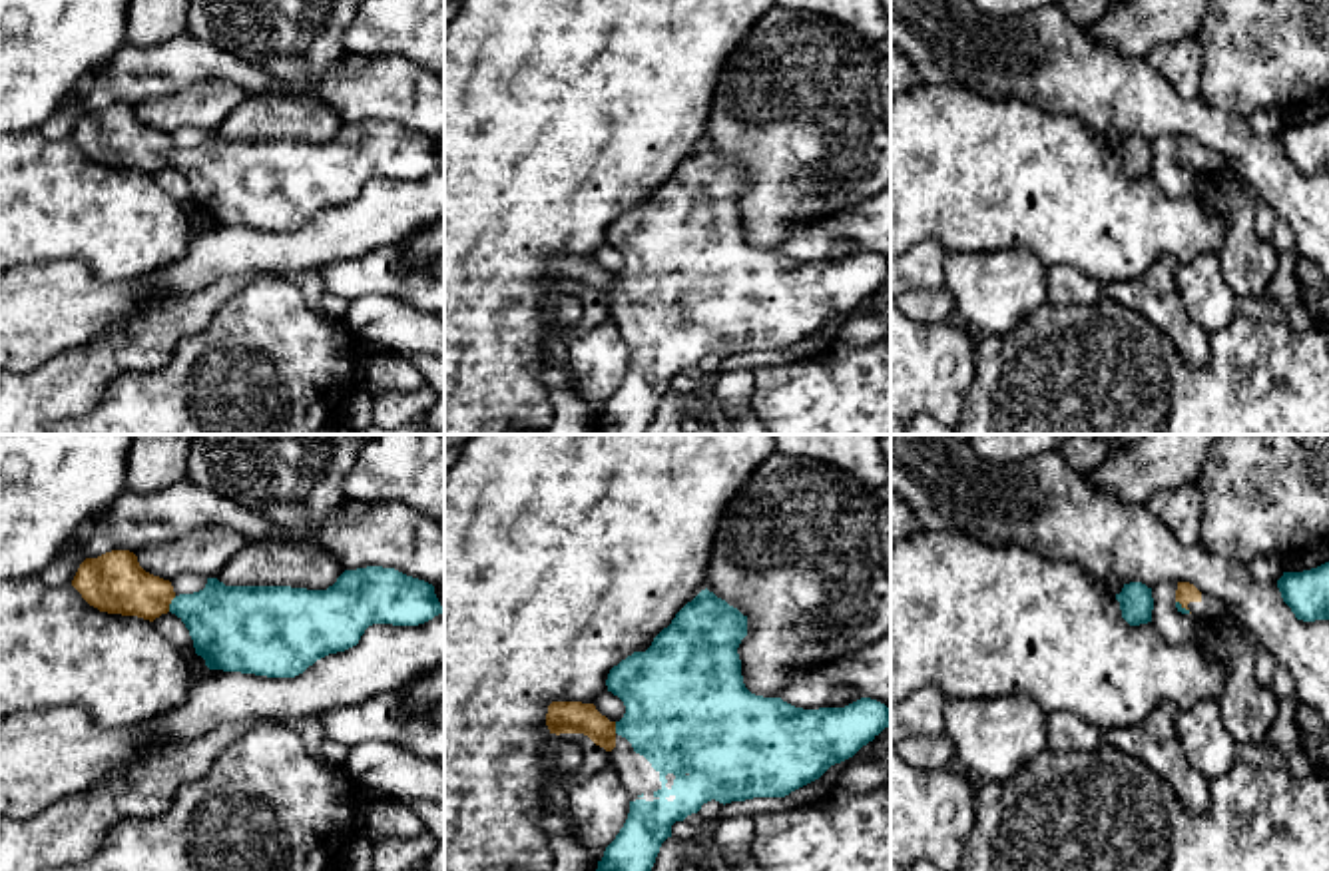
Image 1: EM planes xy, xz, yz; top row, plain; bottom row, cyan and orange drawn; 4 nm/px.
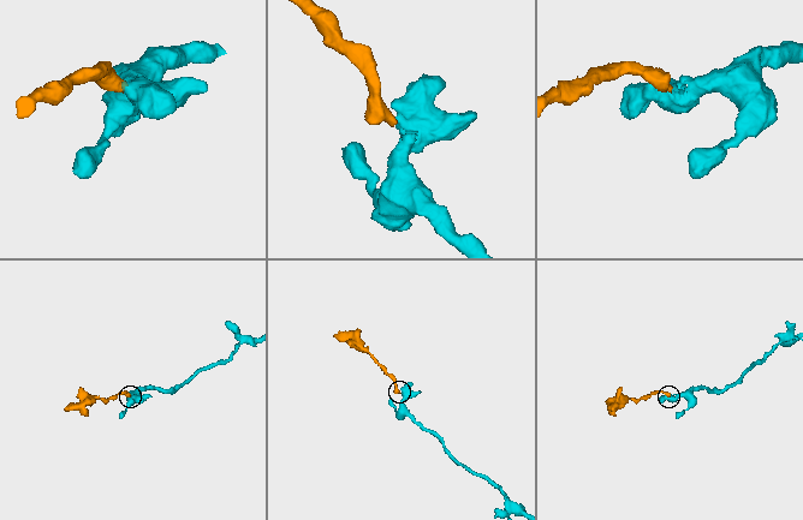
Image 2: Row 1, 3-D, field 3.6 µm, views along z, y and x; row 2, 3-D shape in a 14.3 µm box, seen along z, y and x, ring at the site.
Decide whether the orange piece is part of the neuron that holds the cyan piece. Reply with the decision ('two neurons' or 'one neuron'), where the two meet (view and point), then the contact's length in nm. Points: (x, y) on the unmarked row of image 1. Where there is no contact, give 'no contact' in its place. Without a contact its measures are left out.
one neuron | xy (170, 158) | 70 nm

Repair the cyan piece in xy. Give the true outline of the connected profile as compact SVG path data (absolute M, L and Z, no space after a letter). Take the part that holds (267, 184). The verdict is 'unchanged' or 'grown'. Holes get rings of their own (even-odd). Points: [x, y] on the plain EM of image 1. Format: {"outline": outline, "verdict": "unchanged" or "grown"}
{"outline": "M112 104L86 112L72 140L100 165L149 175L171 165L189 183L195 207L209 223L267 231L303 227L317 213L357 199L373 177L418 179L444 165L432 138L383 120L345 124L327 144L225 140L217 132L207 132L203 144L177 149L171 136L145 126L133 106Z", "verdict": "grown"}

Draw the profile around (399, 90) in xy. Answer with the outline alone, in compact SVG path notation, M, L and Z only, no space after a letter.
M377 58L355 76L341 76L335 66L301 78L315 78L317 84L295 96L313 96L325 102L345 124L383 120L432 140L444 136L444 76L408 58Z

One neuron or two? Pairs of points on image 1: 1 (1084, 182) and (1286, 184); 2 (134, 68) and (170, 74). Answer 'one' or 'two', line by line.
1: two
2: one

